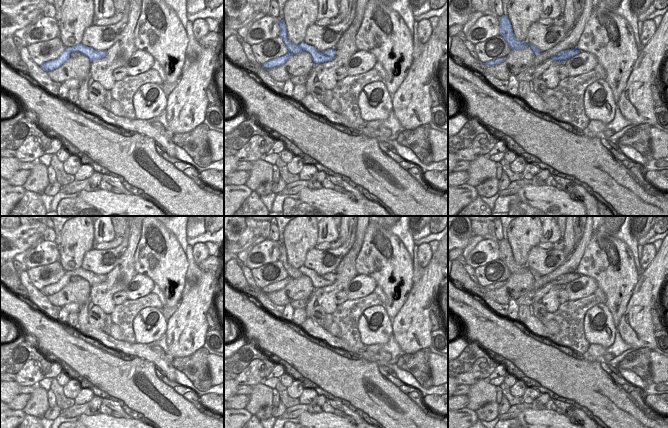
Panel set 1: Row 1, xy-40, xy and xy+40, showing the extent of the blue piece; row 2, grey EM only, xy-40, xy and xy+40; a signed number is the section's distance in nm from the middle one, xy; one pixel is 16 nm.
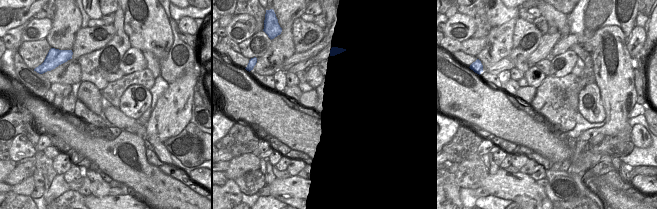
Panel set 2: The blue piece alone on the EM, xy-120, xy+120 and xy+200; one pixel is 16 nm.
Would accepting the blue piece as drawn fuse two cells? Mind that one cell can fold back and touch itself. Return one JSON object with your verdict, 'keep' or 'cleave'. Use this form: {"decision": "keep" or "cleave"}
{"decision": "keep"}

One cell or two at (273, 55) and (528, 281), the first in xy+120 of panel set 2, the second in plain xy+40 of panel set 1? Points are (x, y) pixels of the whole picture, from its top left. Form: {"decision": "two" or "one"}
{"decision": "one"}

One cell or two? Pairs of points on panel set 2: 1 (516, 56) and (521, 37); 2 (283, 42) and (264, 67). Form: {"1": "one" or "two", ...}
{"1": "one", "2": "one"}

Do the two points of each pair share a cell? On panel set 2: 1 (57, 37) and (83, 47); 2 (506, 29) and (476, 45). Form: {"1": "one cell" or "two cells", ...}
{"1": "two cells", "2": "two cells"}

